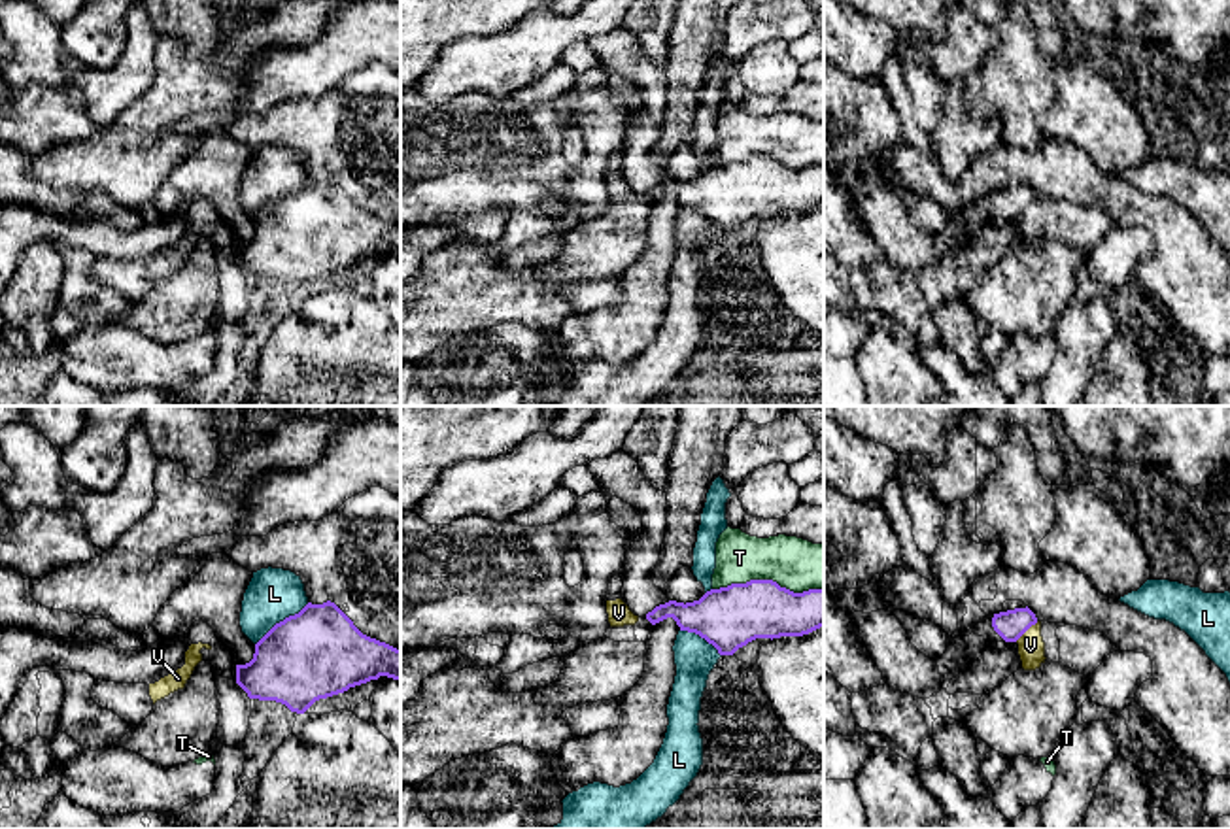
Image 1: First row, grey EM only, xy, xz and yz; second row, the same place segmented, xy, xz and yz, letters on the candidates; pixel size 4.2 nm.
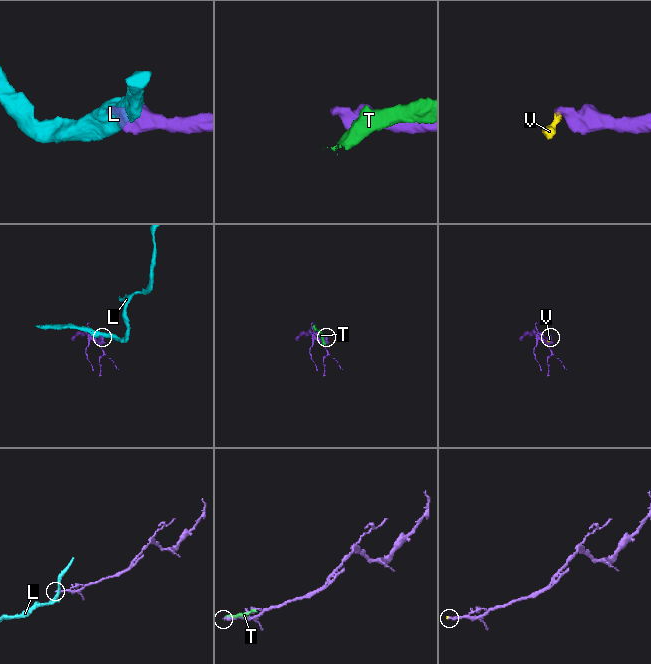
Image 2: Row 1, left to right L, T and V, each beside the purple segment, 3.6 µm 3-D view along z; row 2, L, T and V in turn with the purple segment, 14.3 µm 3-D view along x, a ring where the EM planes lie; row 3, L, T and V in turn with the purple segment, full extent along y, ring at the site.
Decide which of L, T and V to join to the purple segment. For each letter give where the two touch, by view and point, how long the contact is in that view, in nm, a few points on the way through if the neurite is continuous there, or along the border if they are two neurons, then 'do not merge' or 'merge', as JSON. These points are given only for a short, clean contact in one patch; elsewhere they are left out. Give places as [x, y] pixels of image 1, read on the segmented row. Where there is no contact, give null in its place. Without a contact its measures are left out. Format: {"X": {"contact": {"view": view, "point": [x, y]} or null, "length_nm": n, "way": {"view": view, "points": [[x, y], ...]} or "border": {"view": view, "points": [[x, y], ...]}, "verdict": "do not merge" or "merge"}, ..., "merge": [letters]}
{"L": {"contact": {"view": "xy", "point": [284, 620]}, "length_nm": 300, "border": {"view": "xy", "points": [[308, 603], [280, 620], [256, 644]]}, "verdict": "do not merge"}, "T": {"contact": {"view": "xz", "point": [768, 580]}, "length_nm": 480, "verdict": "do not merge"}, "V": {"contact": {"view": "yz", "point": [1026, 629]}, "length_nm": 130, "border": {"view": "yz", "points": [[1038, 622], [1015, 641]]}, "verdict": "do not merge"}, "merge": []}

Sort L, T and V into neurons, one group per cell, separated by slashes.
L / T / V

